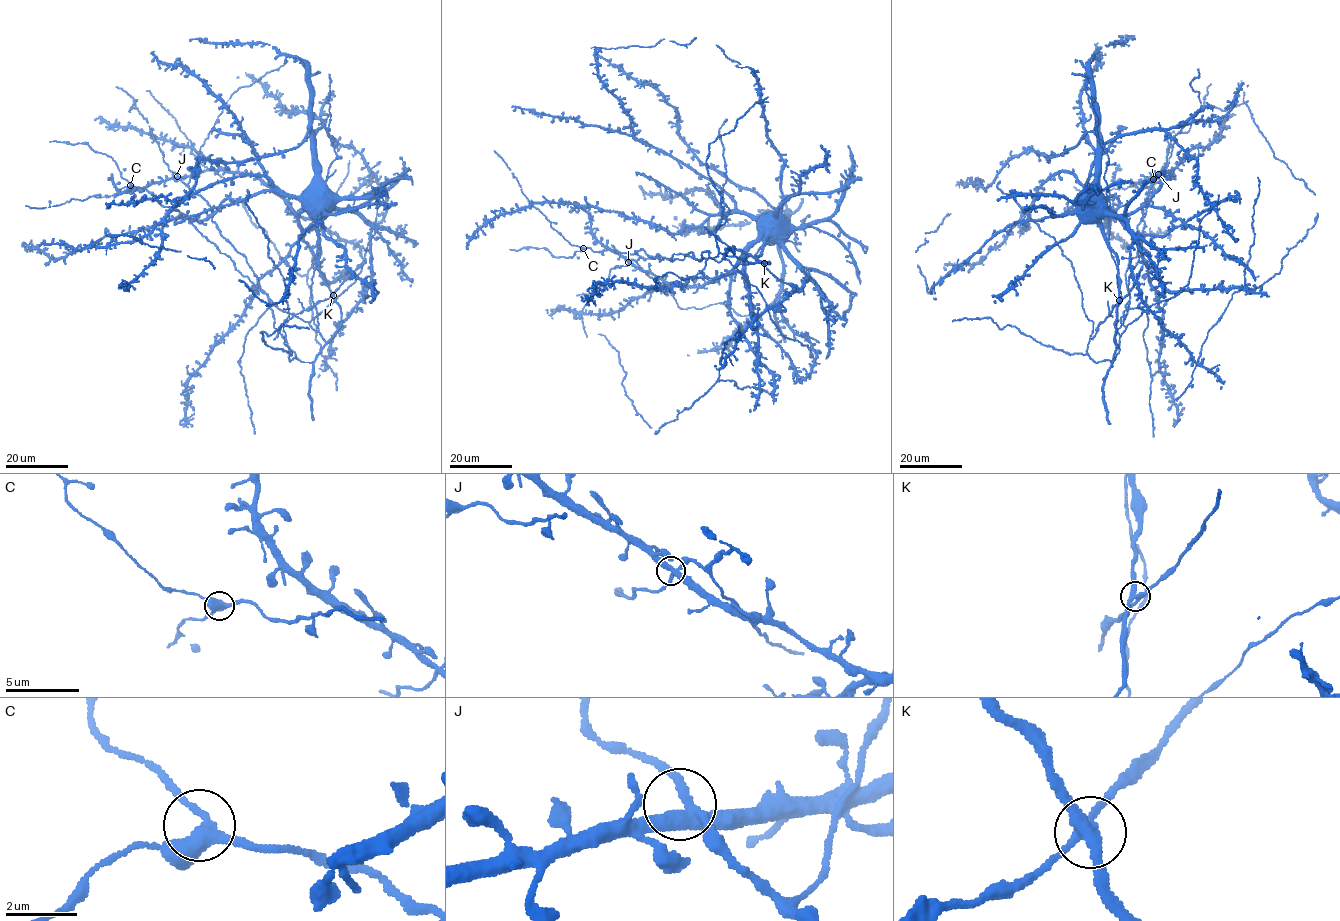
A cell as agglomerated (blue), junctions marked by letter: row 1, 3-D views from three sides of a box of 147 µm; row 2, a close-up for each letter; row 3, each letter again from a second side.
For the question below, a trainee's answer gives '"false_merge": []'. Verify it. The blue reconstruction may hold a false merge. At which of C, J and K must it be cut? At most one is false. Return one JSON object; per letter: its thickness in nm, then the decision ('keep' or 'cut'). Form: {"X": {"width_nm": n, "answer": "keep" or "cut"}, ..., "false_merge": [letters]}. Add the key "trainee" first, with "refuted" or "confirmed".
{"trainee": "refuted", "C": {"width_nm": 380, "answer": "keep"}, "J": {"width_nm": 320, "answer": "keep"}, "K": {"width_nm": 320, "answer": "cut"}, "false_merge": ["K"]}

